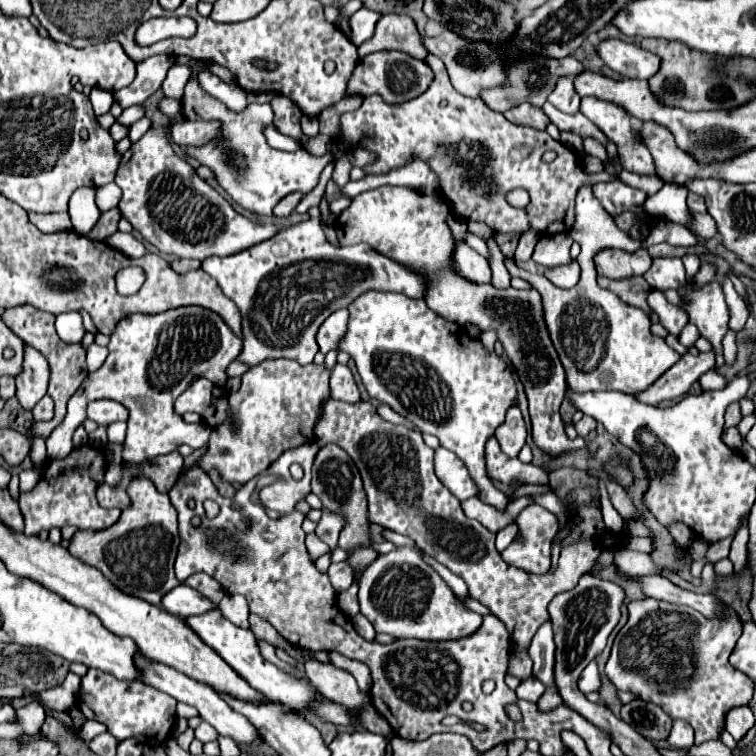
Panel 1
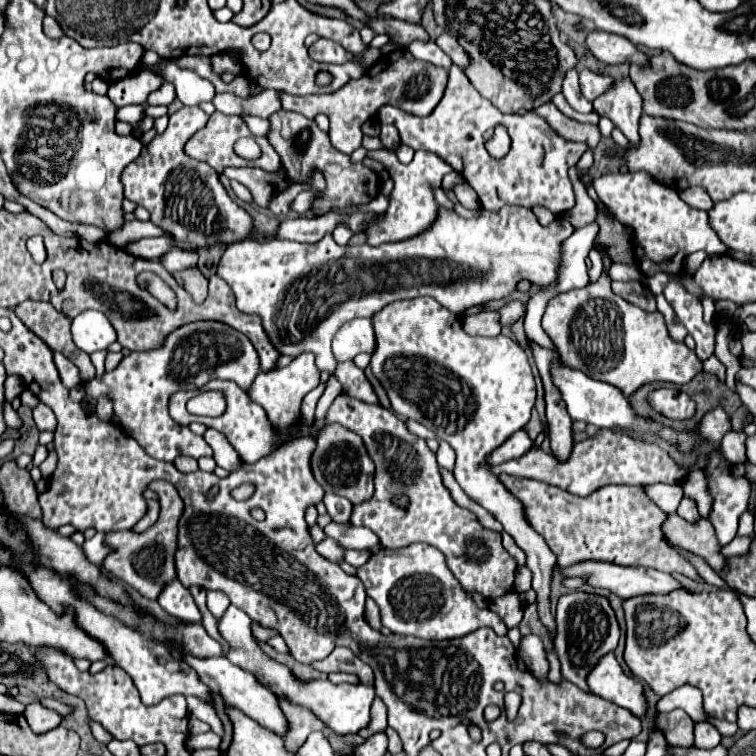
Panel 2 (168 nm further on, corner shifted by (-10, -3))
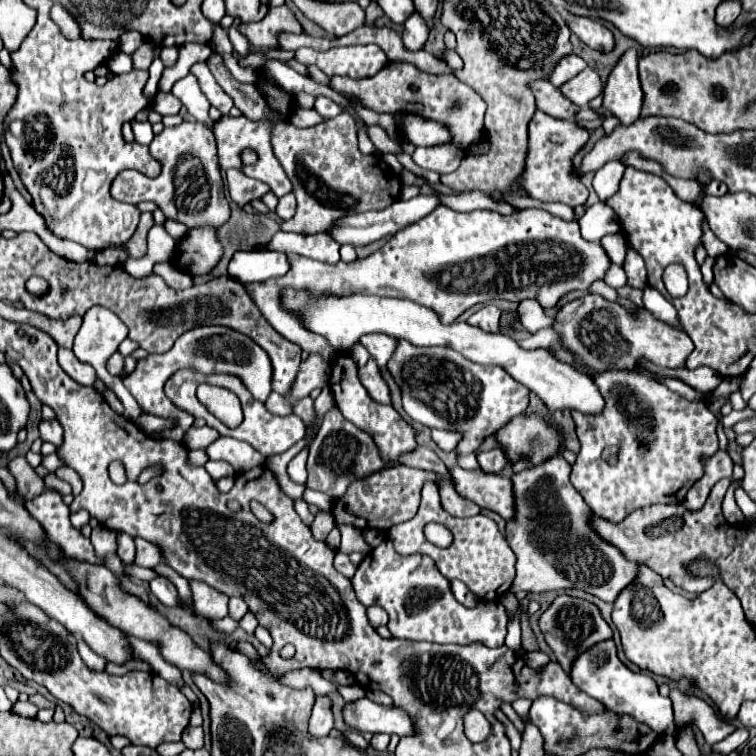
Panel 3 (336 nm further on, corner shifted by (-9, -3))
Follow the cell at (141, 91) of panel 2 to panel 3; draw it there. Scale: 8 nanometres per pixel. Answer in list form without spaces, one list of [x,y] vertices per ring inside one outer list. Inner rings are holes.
[[[193,42],[193,44],[183,44],[183,46],[181,46],[181,52],[179,52],[177,64],[175,64],[173,68],[165,68],[163,78],[161,78],[161,82],[159,82],[159,90],[169,92],[171,86],[173,86],[173,82],[175,82],[177,78],[187,76],[187,74],[189,74],[189,68],[191,68],[195,62],[205,62],[211,52],[213,52],[213,50],[211,50],[209,44],[197,44],[197,42]]]

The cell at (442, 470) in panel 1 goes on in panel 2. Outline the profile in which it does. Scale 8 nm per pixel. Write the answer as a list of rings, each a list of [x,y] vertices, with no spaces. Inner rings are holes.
[[[440,442],[440,448],[438,448],[438,464],[444,470],[454,470],[452,468],[454,466],[454,450],[446,442]]]

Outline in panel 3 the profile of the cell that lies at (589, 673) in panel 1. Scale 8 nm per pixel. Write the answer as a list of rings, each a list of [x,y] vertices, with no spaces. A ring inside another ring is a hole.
[[[613,638],[597,642],[595,648],[581,652],[581,656],[577,656],[577,660],[573,662],[569,676],[579,690],[583,690],[587,696],[599,700],[607,710],[631,714],[637,722],[645,722],[651,730],[655,730],[663,736],[675,732],[671,700],[667,696],[659,694],[659,688],[651,674],[633,672],[617,658],[617,648],[615,648]]]

